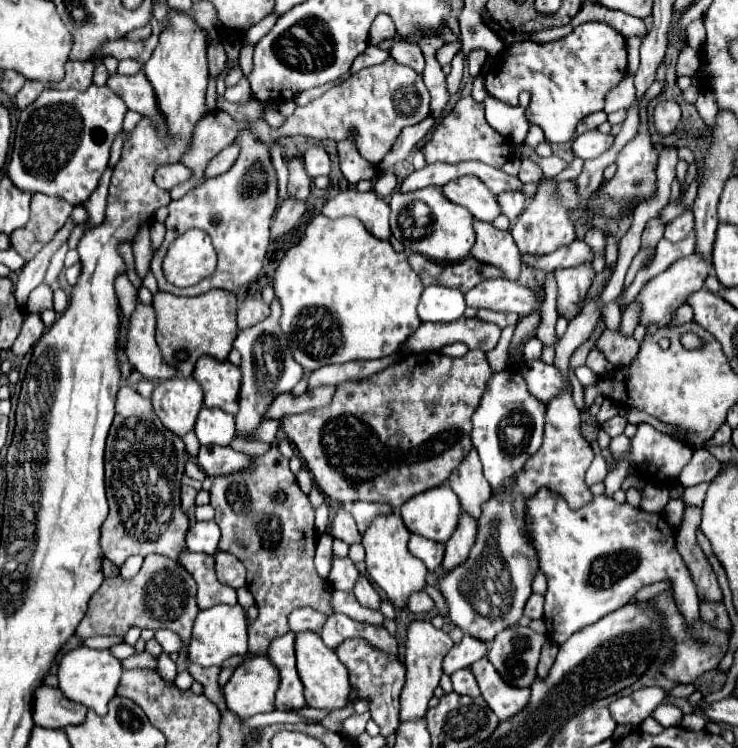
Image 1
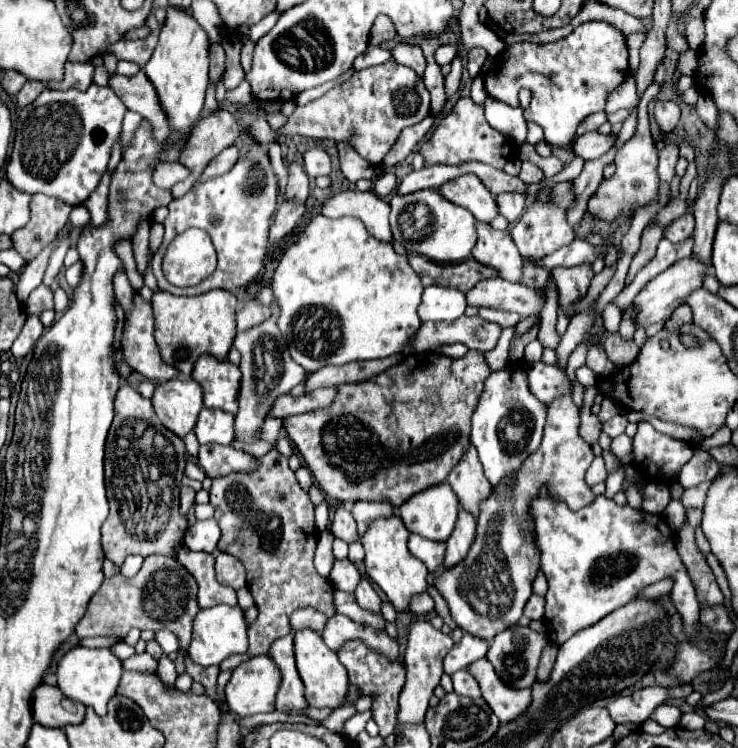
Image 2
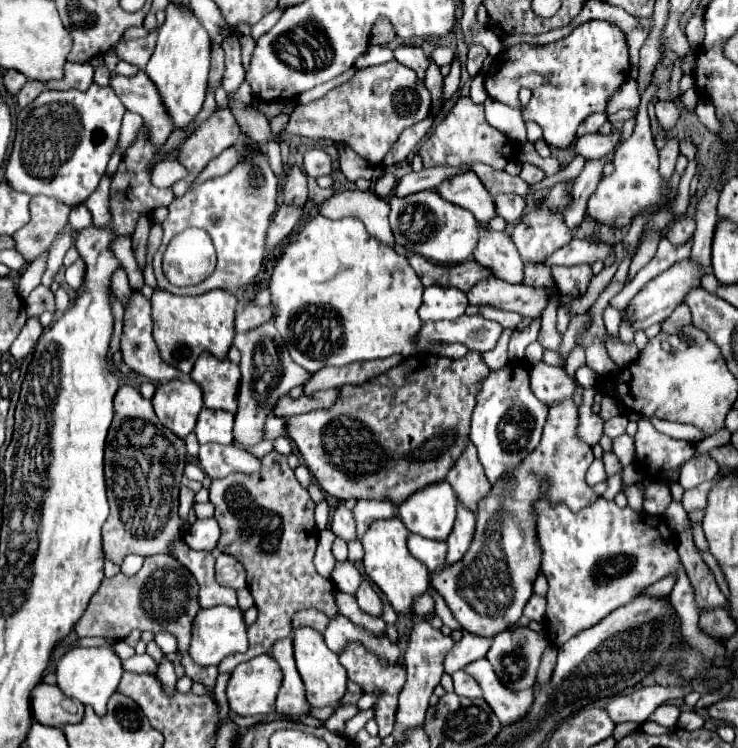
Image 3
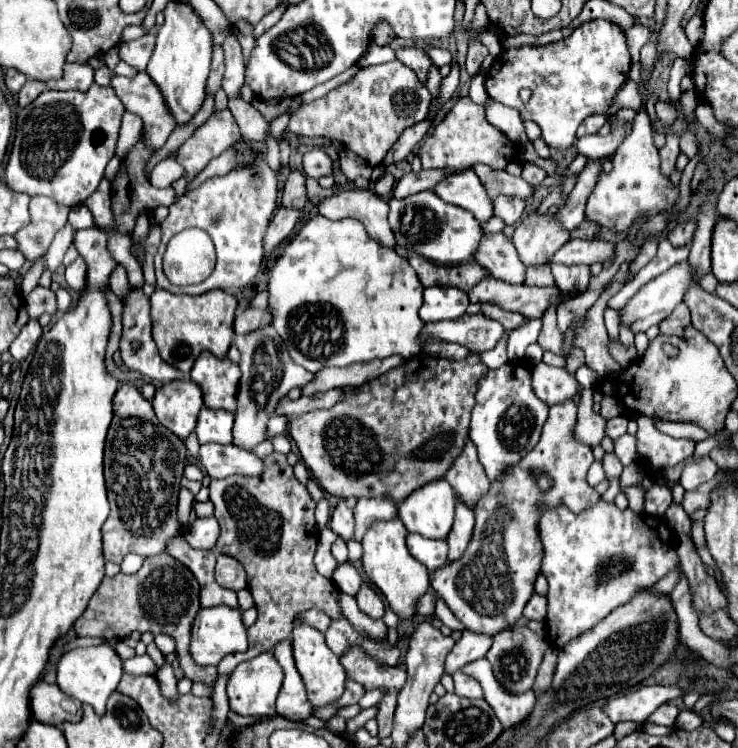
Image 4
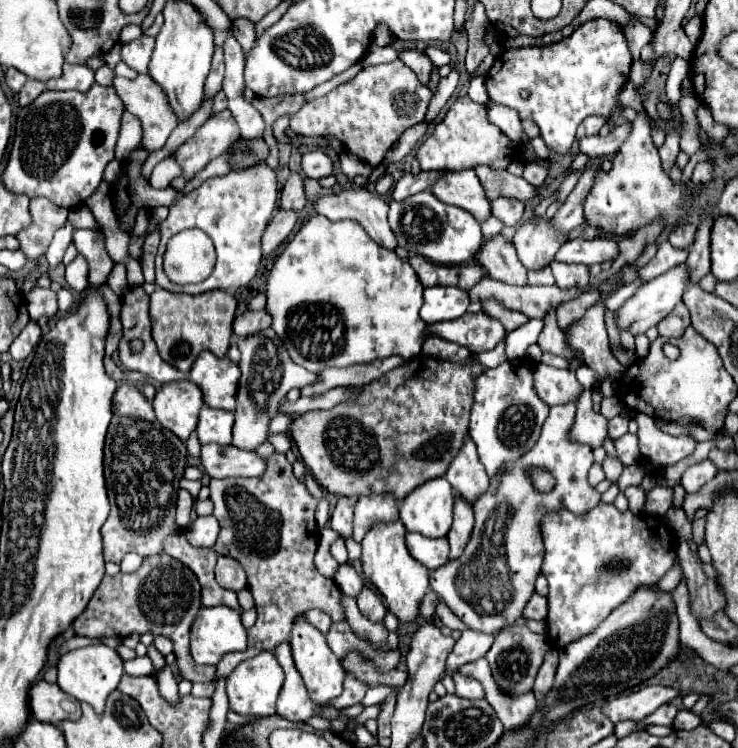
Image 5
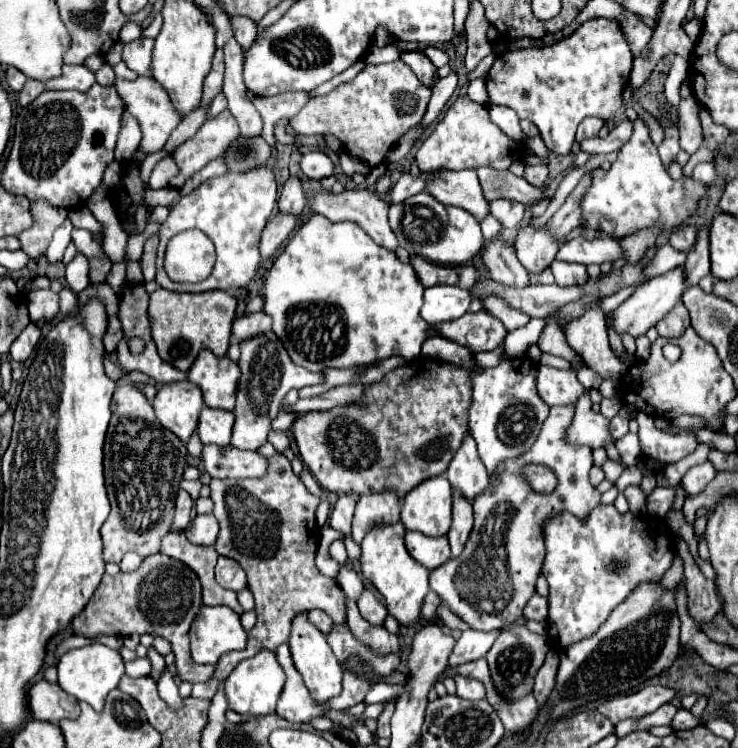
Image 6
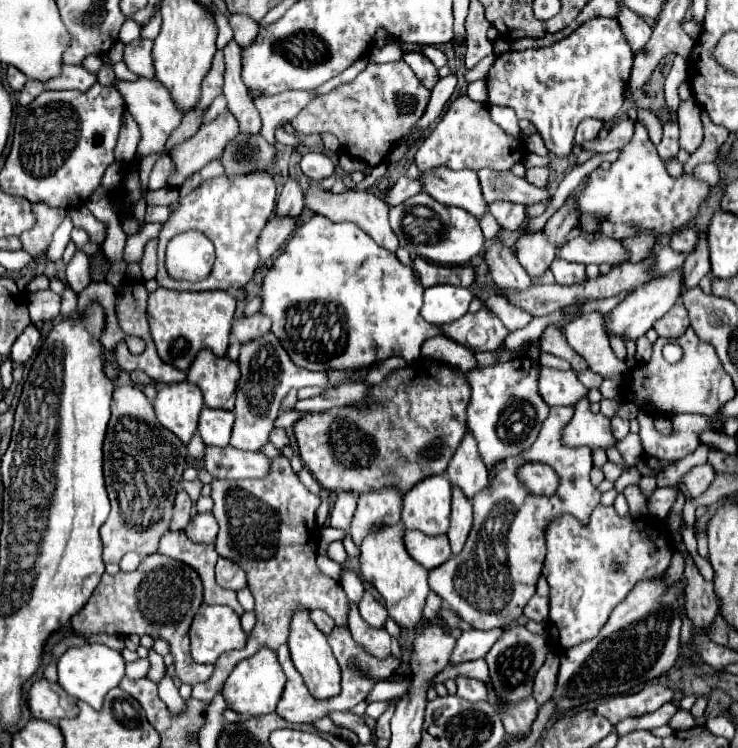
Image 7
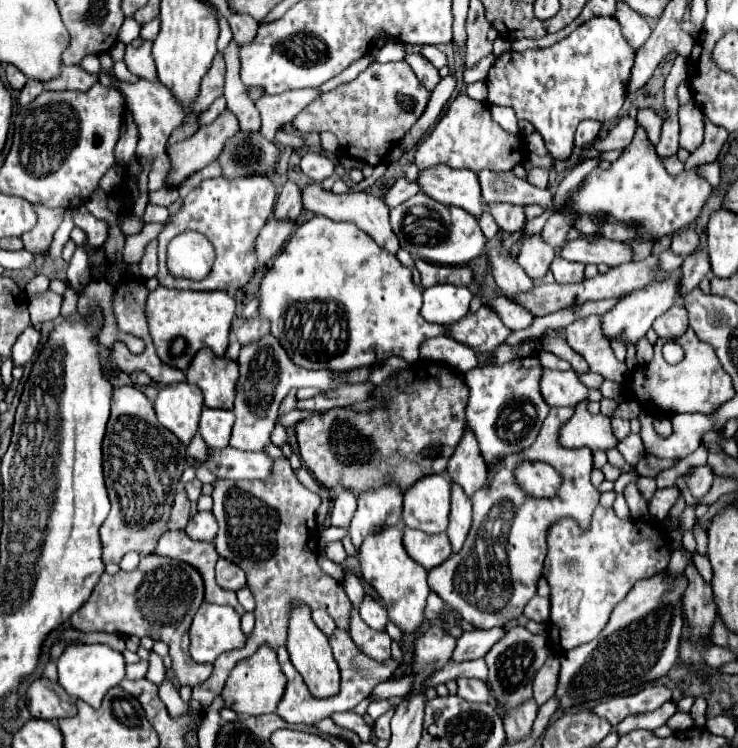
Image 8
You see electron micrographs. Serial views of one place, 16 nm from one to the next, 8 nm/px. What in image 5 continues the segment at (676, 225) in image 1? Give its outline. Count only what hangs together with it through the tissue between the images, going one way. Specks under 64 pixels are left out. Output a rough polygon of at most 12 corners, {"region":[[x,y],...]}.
{"region":[[680,224],[670,232],[670,244],[688,250],[696,236],[694,224]]}

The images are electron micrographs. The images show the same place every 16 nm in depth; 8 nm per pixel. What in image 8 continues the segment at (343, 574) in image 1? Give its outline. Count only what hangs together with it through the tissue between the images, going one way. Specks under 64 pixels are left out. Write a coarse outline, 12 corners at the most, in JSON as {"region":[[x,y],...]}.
{"region":[[346,574],[344,592],[360,610],[364,586],[354,574]]}

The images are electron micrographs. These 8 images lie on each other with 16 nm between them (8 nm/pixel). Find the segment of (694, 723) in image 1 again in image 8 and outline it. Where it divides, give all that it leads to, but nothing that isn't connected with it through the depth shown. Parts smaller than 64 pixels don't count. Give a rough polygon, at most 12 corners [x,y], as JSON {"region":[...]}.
{"region":[[676,714],[666,722],[674,732],[692,728],[690,714]]}

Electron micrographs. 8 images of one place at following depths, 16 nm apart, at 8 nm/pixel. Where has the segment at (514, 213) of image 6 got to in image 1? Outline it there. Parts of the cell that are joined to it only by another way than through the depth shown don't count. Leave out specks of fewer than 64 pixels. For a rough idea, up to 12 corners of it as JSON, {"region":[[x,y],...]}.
{"region":[[502,192],[496,198],[502,216],[514,224],[526,208],[520,192]]}

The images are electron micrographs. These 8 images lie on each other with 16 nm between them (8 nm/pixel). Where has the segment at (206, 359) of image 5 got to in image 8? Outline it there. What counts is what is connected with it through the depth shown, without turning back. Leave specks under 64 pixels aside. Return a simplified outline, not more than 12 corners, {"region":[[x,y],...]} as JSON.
{"region":[[202,348],[186,382],[208,408],[232,410],[238,364]]}

